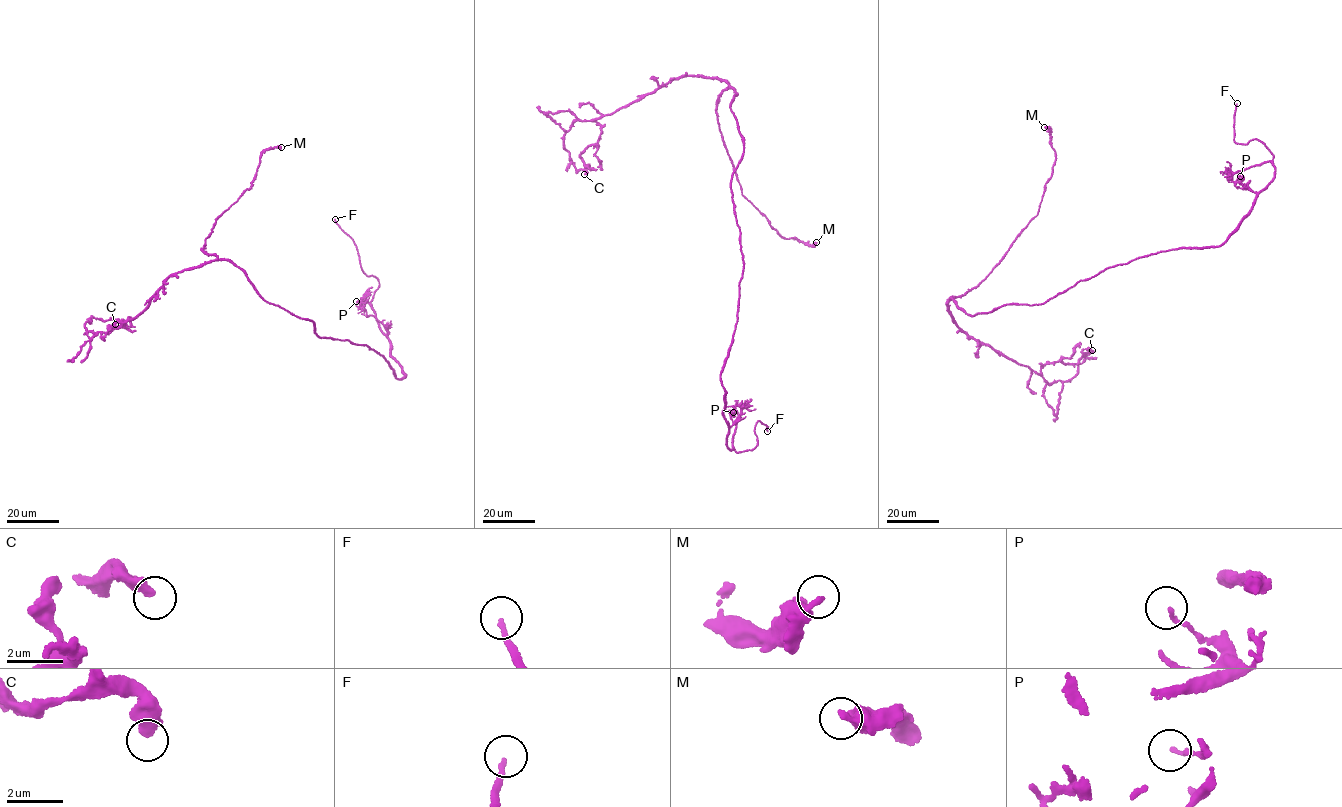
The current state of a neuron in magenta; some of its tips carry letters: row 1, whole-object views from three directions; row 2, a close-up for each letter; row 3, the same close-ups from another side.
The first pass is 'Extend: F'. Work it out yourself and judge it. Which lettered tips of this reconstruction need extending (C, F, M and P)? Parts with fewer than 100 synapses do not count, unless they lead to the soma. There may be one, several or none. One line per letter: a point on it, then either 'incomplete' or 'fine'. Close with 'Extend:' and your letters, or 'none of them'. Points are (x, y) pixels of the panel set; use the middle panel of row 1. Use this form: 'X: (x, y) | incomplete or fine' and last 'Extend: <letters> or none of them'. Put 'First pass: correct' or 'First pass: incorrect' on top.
First pass: correct
C: (584, 174) | fine
F: (767, 431) | incomplete
M: (816, 242) | fine
P: (733, 412) | fine
Extend: F

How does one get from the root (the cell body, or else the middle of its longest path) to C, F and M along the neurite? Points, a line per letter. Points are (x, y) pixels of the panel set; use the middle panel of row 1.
C: (732, 197), (737, 94), (715, 78), (675, 79), (572, 122), (563, 147), (584, 174)
F: (732, 197), (743, 264), (738, 319), (720, 374), (727, 446), (740, 452), (754, 447), (758, 421), (767, 431)
M: (732, 197), (743, 139), (730, 106), (737, 94), (727, 82), (716, 111), (743, 195), (784, 238), (816, 242)

